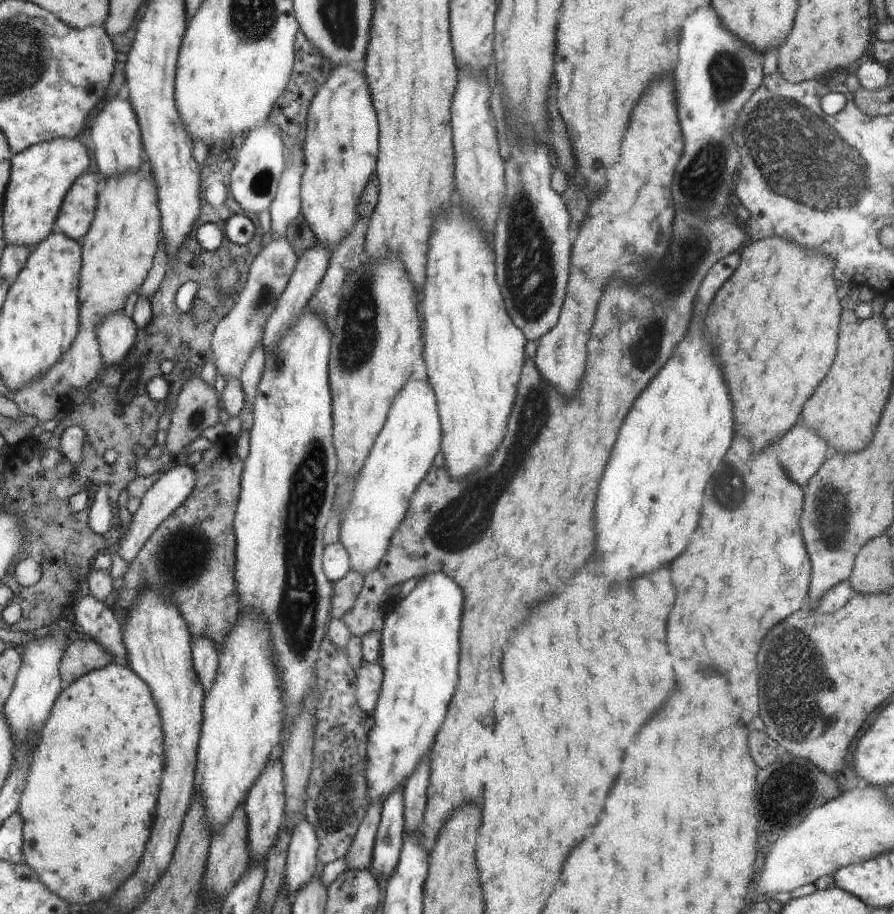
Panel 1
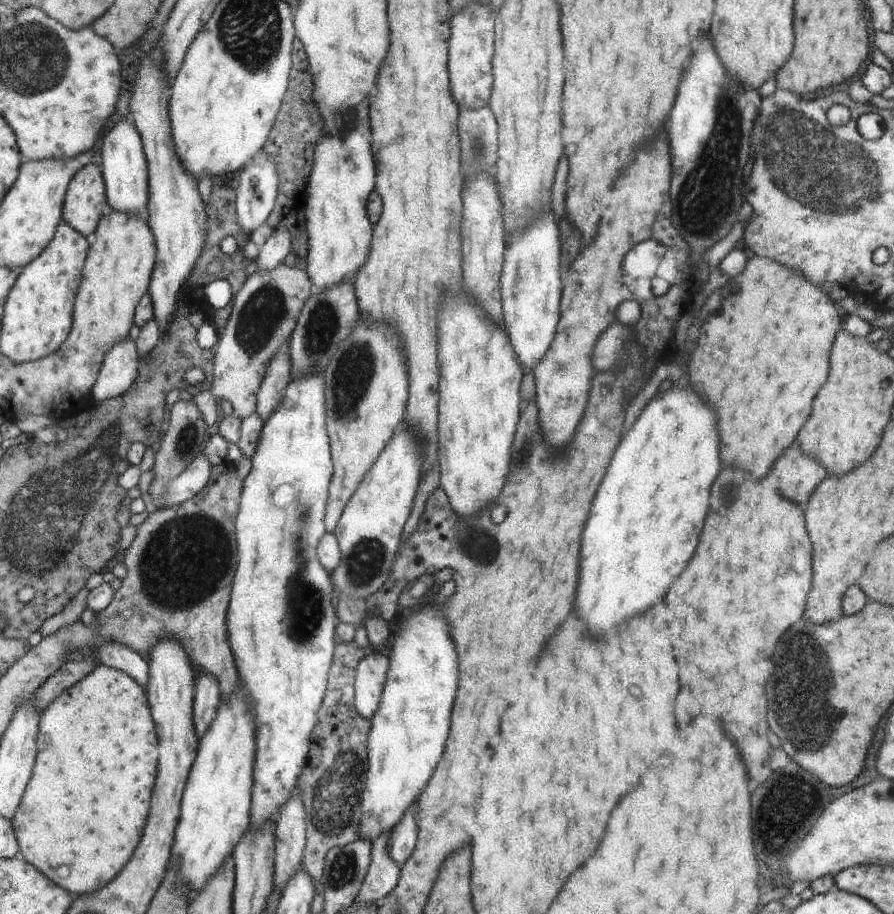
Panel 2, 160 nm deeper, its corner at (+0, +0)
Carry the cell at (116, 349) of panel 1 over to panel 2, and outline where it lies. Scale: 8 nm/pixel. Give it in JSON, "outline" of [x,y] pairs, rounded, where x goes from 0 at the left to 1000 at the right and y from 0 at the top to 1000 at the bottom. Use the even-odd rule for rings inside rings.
{"outline":[[[144,369],[124,381],[105,425],[110,441],[136,433],[145,427],[155,408],[155,394],[153,375]]]}

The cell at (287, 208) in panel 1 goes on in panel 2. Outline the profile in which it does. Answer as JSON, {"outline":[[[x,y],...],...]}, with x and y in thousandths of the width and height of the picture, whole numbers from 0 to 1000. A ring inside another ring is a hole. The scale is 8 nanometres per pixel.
{"outline":[[[309,251],[293,268],[286,282],[289,296],[303,296],[318,288],[326,271],[326,258],[322,253]]]}

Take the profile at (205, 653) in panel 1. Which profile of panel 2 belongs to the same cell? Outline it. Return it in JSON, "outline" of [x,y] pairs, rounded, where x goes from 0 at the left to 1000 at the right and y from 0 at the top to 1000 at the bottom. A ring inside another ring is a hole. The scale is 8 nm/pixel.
{"outline":[[[224,736],[218,743],[218,770],[217,770],[217,793],[219,805],[224,812],[224,806],[235,796],[237,789],[242,786],[247,757],[245,755],[244,743],[233,736]]]}

